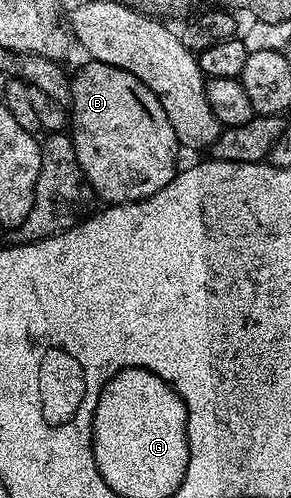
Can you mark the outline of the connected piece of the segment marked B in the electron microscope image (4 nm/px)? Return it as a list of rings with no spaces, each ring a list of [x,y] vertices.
[[[95,60],[85,63],[72,78],[70,103],[70,137],[74,152],[78,156],[78,164],[84,173],[85,183],[92,187],[93,195],[97,199],[105,198],[103,201],[108,204],[140,202],[143,198],[154,196],[154,192],[166,188],[166,184],[170,184],[170,180],[178,172],[178,143],[174,128],[158,96],[154,96],[154,92],[150,92],[150,88],[146,88],[146,84],[138,80],[138,76],[122,68],[114,68],[110,64]]]

